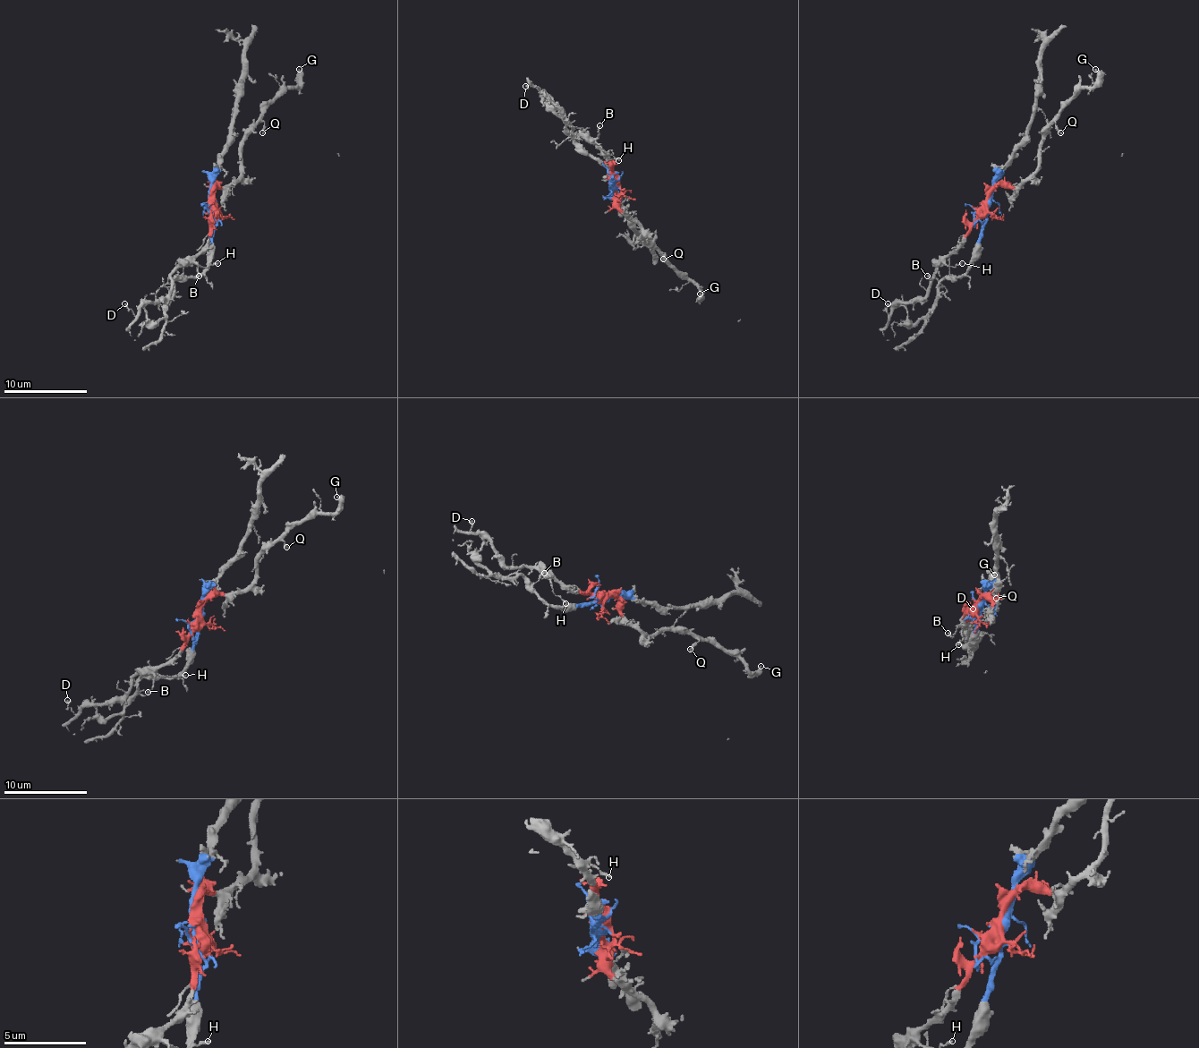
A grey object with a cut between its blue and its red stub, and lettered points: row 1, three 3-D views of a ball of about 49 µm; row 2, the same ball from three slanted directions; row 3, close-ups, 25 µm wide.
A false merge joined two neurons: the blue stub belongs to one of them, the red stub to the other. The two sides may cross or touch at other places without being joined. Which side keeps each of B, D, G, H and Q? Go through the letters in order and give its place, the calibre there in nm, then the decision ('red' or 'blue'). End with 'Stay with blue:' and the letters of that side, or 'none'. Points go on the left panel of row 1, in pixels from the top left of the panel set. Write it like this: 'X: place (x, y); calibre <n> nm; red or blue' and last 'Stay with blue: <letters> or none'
B: place (199, 276); calibre 130 nm; red
D: place (124, 303); calibre 130 nm; red
G: place (299, 69); calibre 360 nm; red
H: place (217, 263); calibre 130 nm; red
Q: place (262, 132); calibre 190 nm; red
Stay with blue: none

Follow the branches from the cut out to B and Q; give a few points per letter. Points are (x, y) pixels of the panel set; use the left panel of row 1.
B: (212, 204), (209, 243), (195, 258), (197, 279), (199, 275)
Q: (212, 204), (212, 191), (218, 185), (228, 187), (239, 177), (241, 143), (261, 121), (261, 133)

